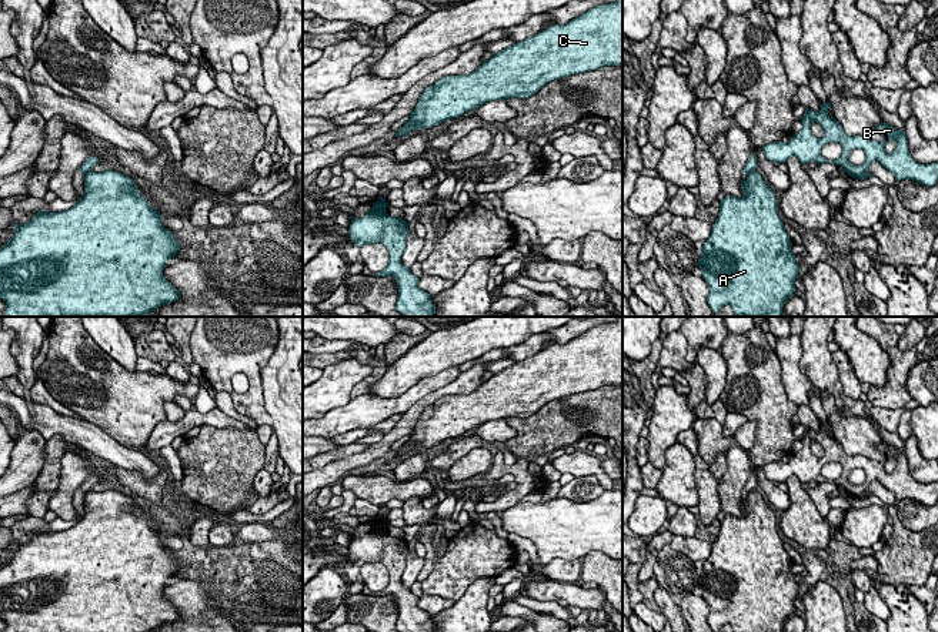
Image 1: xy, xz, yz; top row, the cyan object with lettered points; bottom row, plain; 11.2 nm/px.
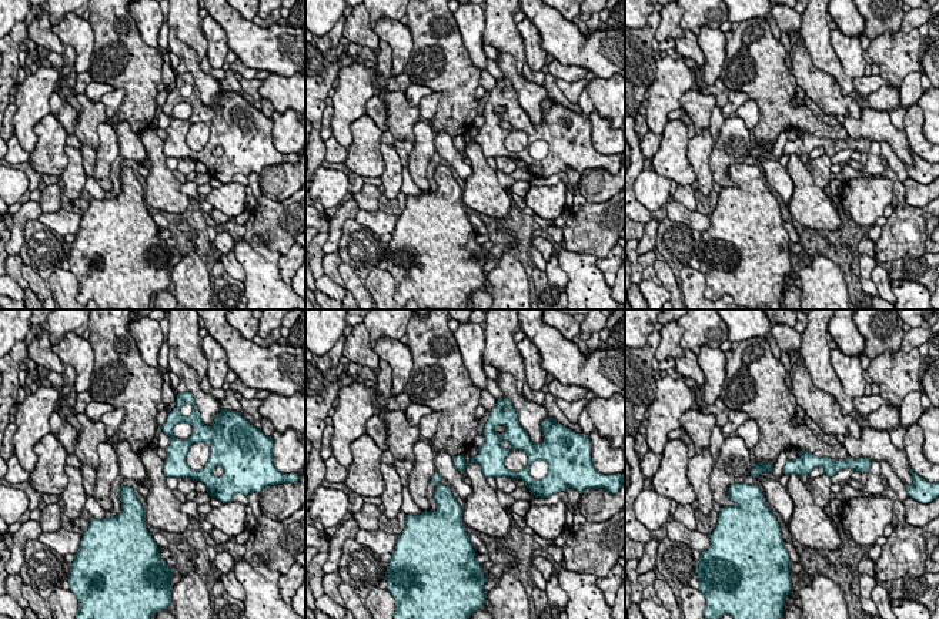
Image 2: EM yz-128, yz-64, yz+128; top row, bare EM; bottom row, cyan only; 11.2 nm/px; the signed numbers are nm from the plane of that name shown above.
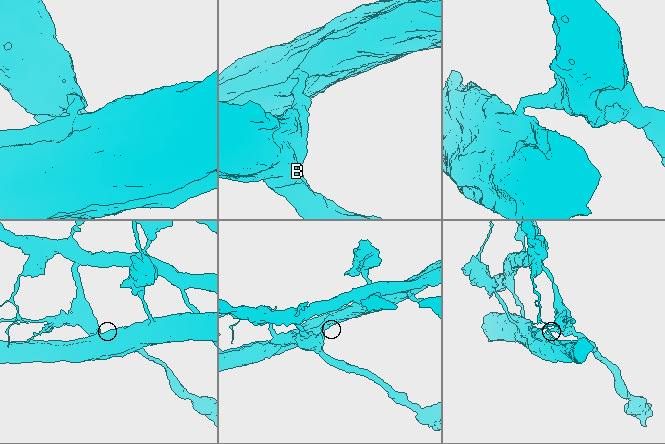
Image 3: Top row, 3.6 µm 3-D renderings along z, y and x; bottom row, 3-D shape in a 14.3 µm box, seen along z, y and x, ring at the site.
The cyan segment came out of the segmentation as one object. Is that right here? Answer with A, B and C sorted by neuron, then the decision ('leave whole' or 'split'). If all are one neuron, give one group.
A C / B | split

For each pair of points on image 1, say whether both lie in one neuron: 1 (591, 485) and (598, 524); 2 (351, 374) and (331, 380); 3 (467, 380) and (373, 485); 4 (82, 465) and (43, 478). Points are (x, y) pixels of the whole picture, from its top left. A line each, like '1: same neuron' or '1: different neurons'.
1: different neurons
2: same neuron
3: different neurons
4: different neurons

